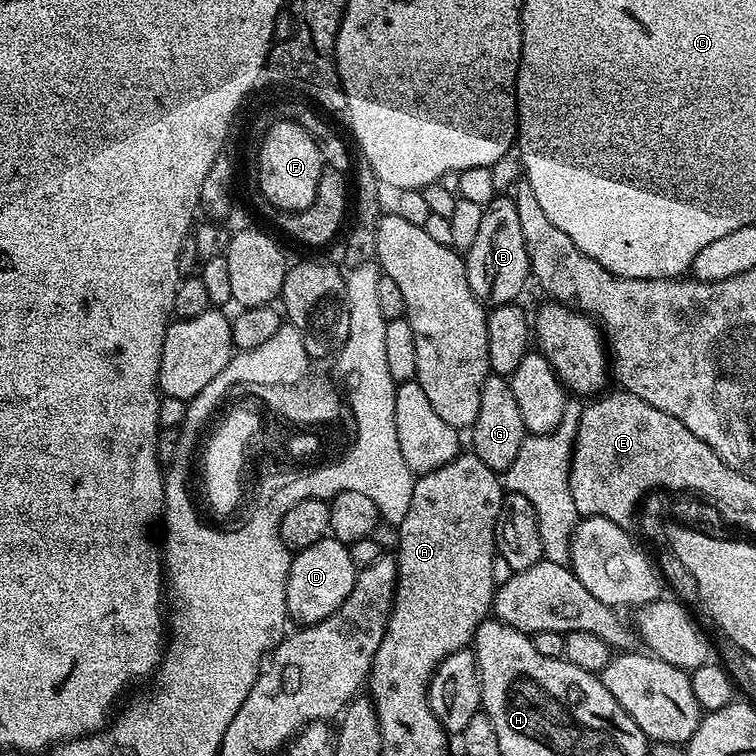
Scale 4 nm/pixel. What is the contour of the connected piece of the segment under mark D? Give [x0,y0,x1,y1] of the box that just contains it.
[286,536,356,625]

